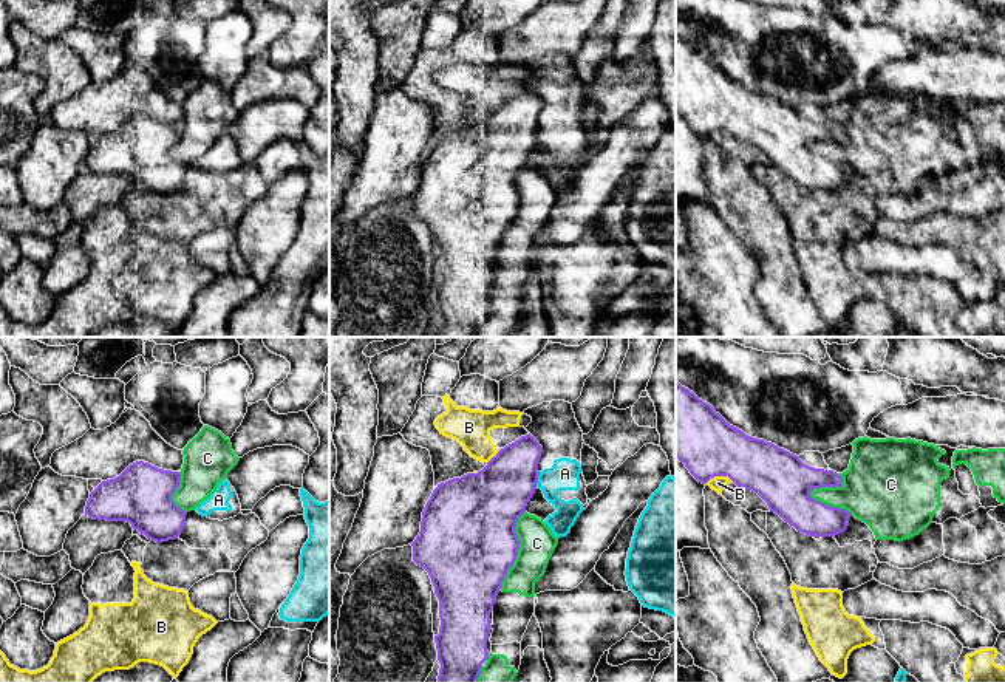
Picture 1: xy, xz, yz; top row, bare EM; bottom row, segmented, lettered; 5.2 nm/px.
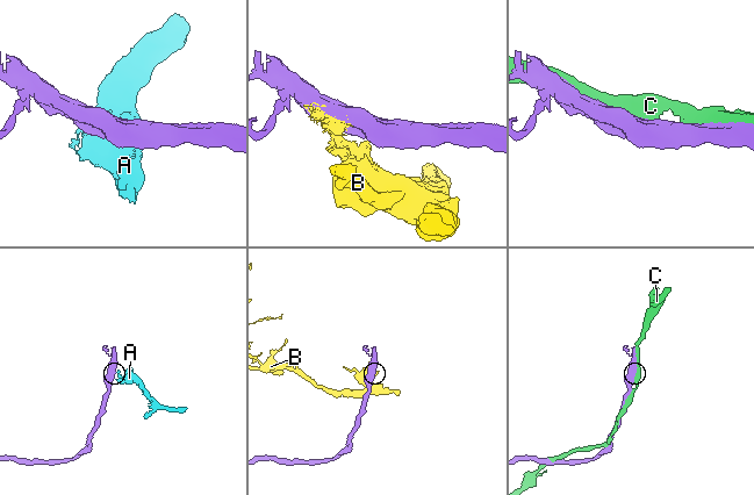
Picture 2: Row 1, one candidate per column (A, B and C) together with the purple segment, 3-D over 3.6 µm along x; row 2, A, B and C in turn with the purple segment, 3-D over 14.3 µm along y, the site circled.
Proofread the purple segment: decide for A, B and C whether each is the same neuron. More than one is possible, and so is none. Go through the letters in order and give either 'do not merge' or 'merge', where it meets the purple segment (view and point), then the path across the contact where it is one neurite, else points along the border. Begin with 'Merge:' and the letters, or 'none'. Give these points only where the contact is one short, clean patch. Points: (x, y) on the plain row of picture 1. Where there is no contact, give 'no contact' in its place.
Merge: none
A: do not merge | xz (537, 133) | along xz (540, 126), (535, 139)
B: do not merge | yz (721, 129)
C: do not merge | yz (831, 160)

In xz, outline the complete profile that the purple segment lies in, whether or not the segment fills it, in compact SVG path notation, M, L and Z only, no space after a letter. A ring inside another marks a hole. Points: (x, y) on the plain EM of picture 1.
M529 87L501 102L478 127L438 138L425 158L413 215L424 221L439 254L439 288L434 289L441 317L436 337L476 337L489 312L490 266L502 235L513 220L520 193L515 181L533 150L543 101Z

